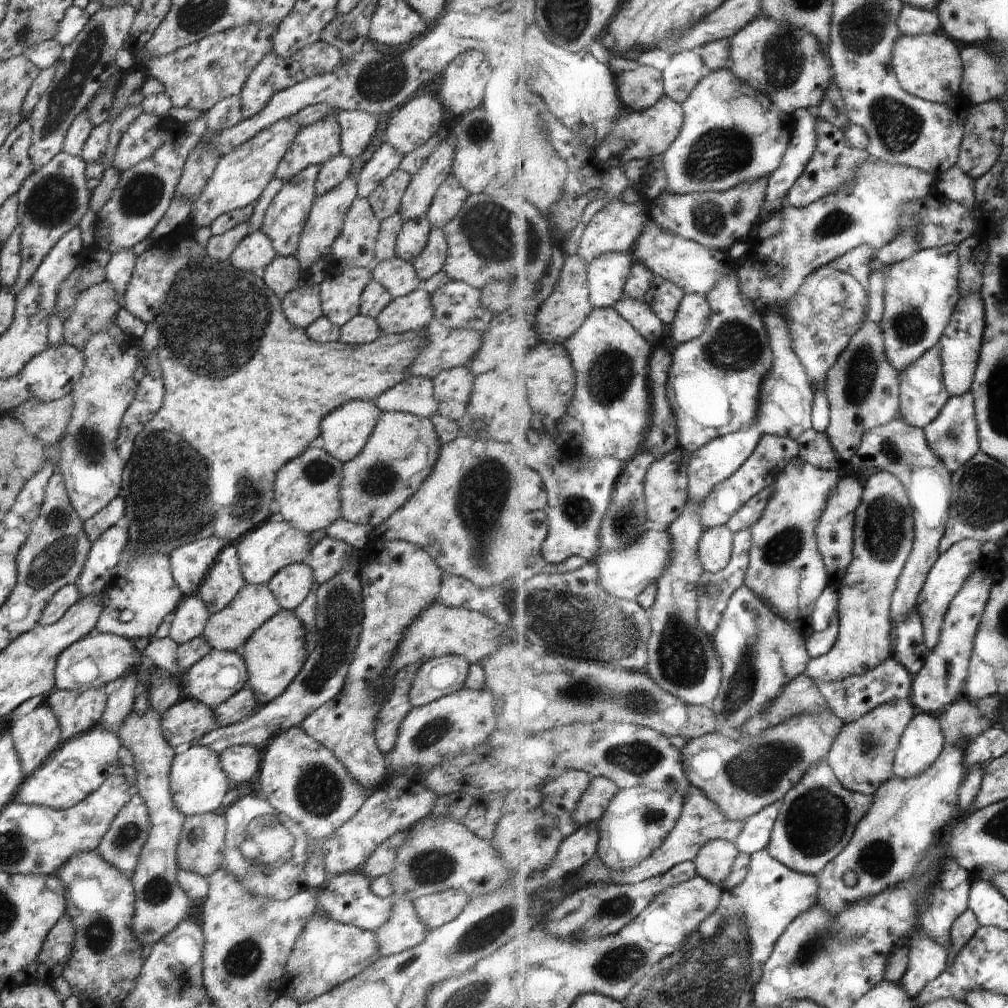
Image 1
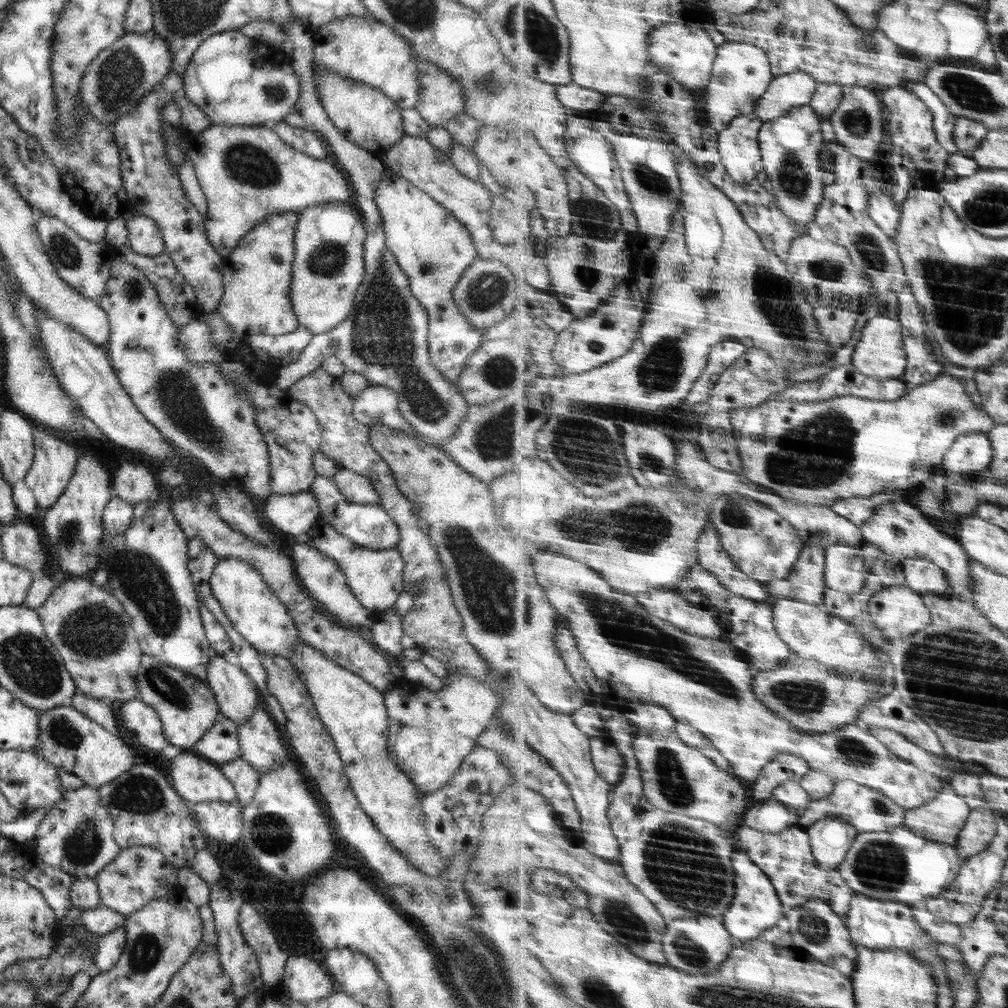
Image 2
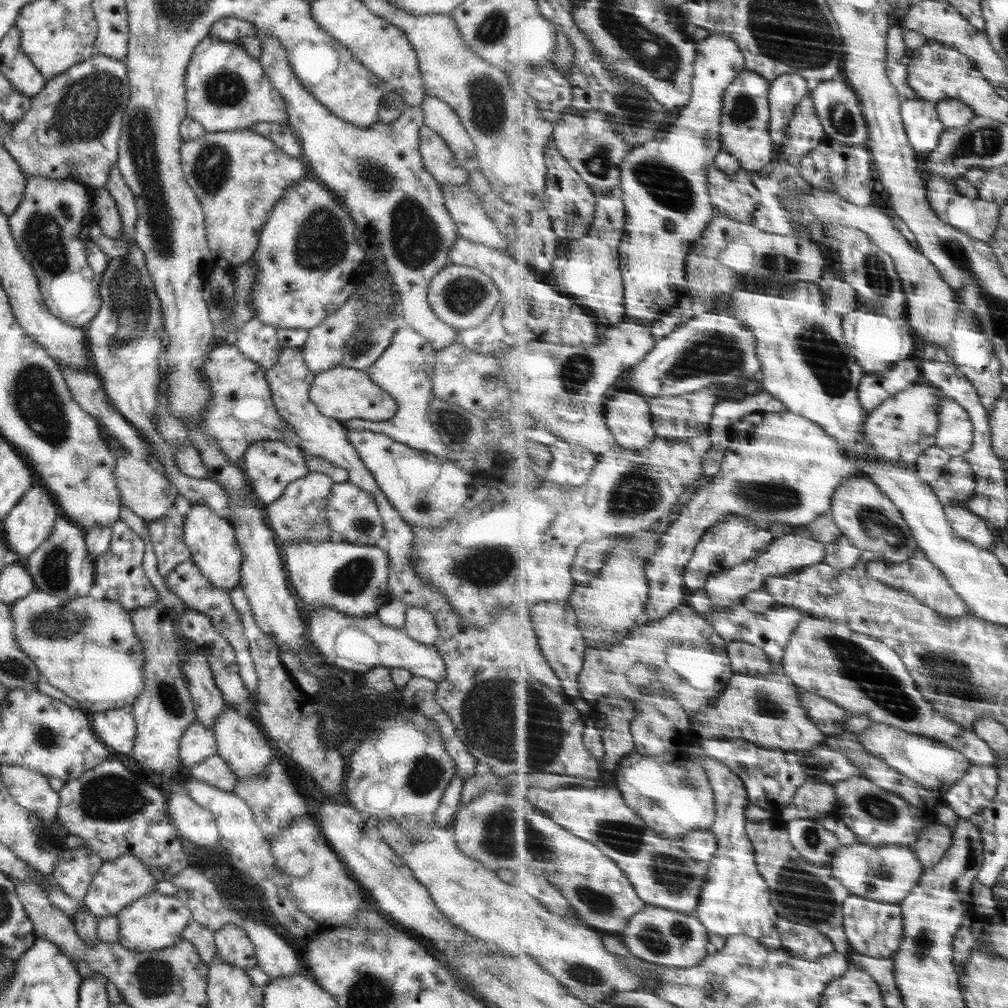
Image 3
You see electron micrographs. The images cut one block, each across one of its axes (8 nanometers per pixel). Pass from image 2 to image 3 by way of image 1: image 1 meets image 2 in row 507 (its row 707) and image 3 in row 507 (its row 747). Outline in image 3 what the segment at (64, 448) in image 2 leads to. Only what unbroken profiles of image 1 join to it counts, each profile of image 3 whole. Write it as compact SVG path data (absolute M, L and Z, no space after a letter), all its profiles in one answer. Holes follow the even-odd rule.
M41 483L32 484L21 499L11 508L11 511L1 522L1 531L4 532L3 540L8 550L16 552L17 557L26 558L35 551L35 548L47 538L54 525L54 520L59 515L58 507L47 488Z

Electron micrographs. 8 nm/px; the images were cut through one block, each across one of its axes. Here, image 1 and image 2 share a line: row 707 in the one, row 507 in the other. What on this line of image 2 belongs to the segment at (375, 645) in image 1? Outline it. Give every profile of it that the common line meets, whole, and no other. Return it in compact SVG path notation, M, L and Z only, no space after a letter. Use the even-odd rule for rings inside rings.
M316 475L309 489L317 493L320 504L320 524L333 527L335 531L357 545L369 550L385 550L395 548L399 540L399 531L393 519L389 517L378 505L356 504L347 501L339 494L333 482L323 479L323 476Z

